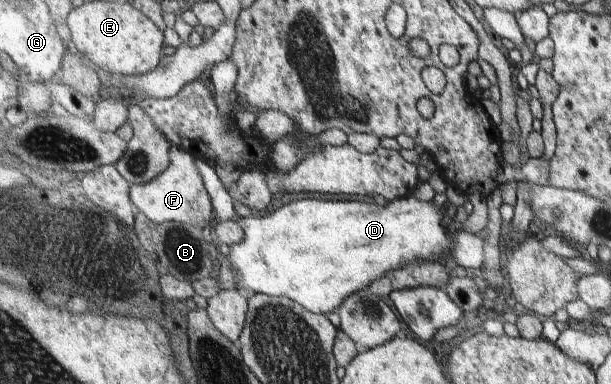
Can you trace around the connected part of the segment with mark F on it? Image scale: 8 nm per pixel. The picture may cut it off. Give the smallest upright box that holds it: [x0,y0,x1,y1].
[130,146,212,227]

